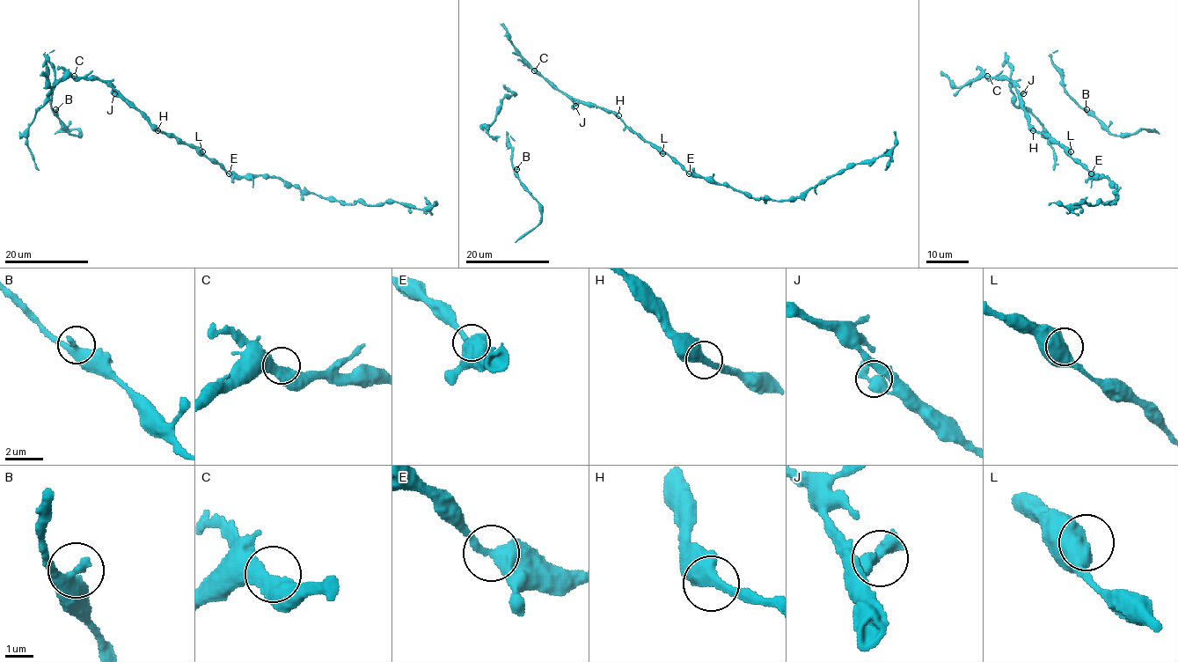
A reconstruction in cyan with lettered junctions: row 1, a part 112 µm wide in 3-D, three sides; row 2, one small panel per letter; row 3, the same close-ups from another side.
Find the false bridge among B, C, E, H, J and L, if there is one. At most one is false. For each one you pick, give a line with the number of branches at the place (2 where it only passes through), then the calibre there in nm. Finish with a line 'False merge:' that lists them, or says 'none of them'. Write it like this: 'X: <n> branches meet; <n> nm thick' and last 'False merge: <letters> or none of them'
False merge: none of them

